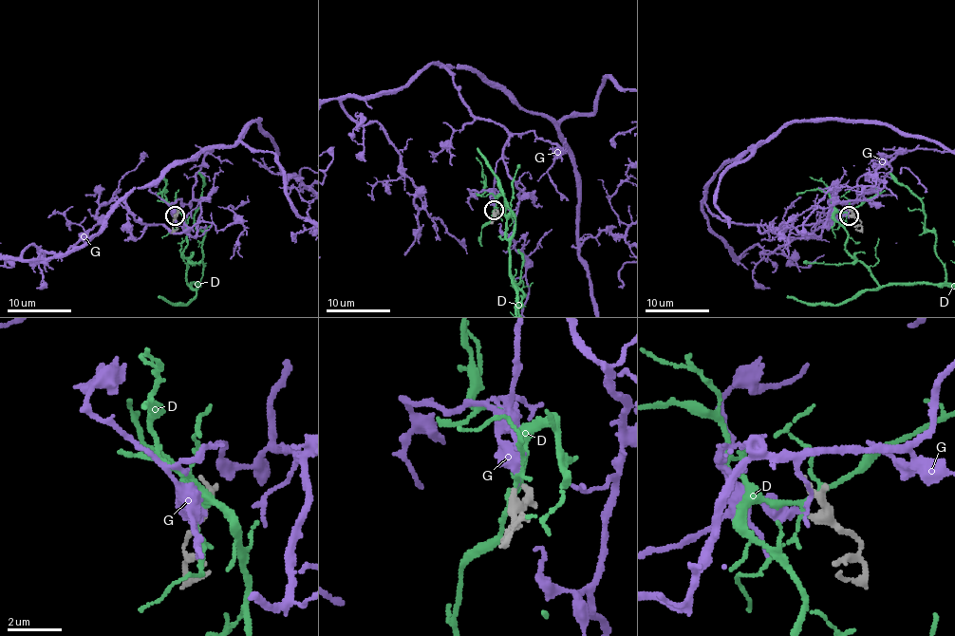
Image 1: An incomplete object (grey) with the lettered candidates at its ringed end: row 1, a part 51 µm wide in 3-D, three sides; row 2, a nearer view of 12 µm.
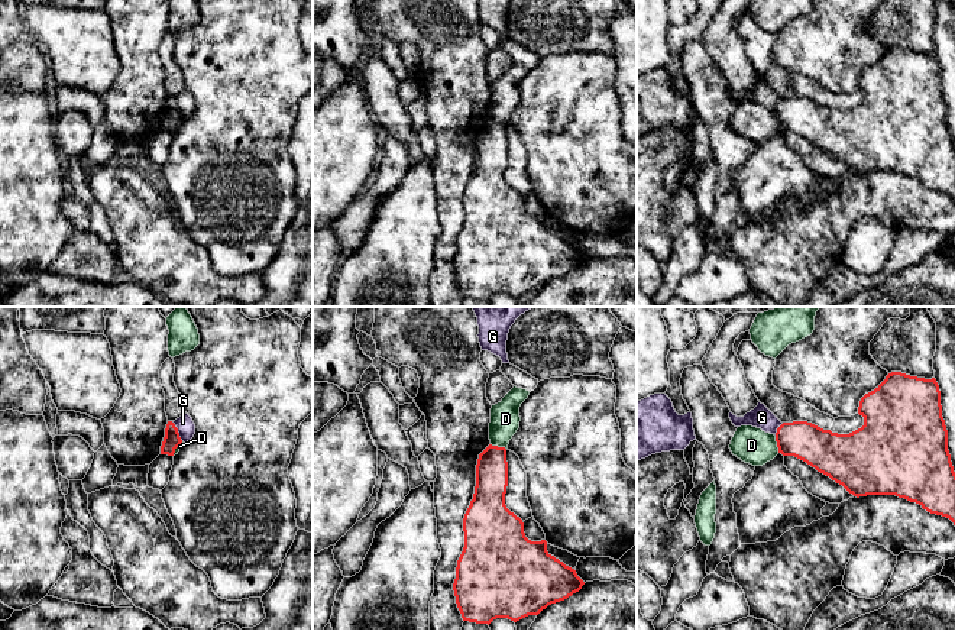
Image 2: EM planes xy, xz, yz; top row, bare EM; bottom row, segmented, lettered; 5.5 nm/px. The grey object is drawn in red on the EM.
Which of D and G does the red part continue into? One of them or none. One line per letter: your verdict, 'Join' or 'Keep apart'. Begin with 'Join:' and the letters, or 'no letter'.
Join: D
D: Join
G: Keep apart

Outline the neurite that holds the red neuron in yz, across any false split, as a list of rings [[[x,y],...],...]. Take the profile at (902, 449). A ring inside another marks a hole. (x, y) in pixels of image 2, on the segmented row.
[[[891,372],[858,407],[864,425],[849,434],[823,430],[807,421],[783,423],[776,434],[752,425],[737,428],[729,449],[752,466],[763,466],[778,453],[794,456],[842,485],[854,496],[896,495],[919,504],[955,525],[955,472],[948,450],[941,391],[935,378]]]

